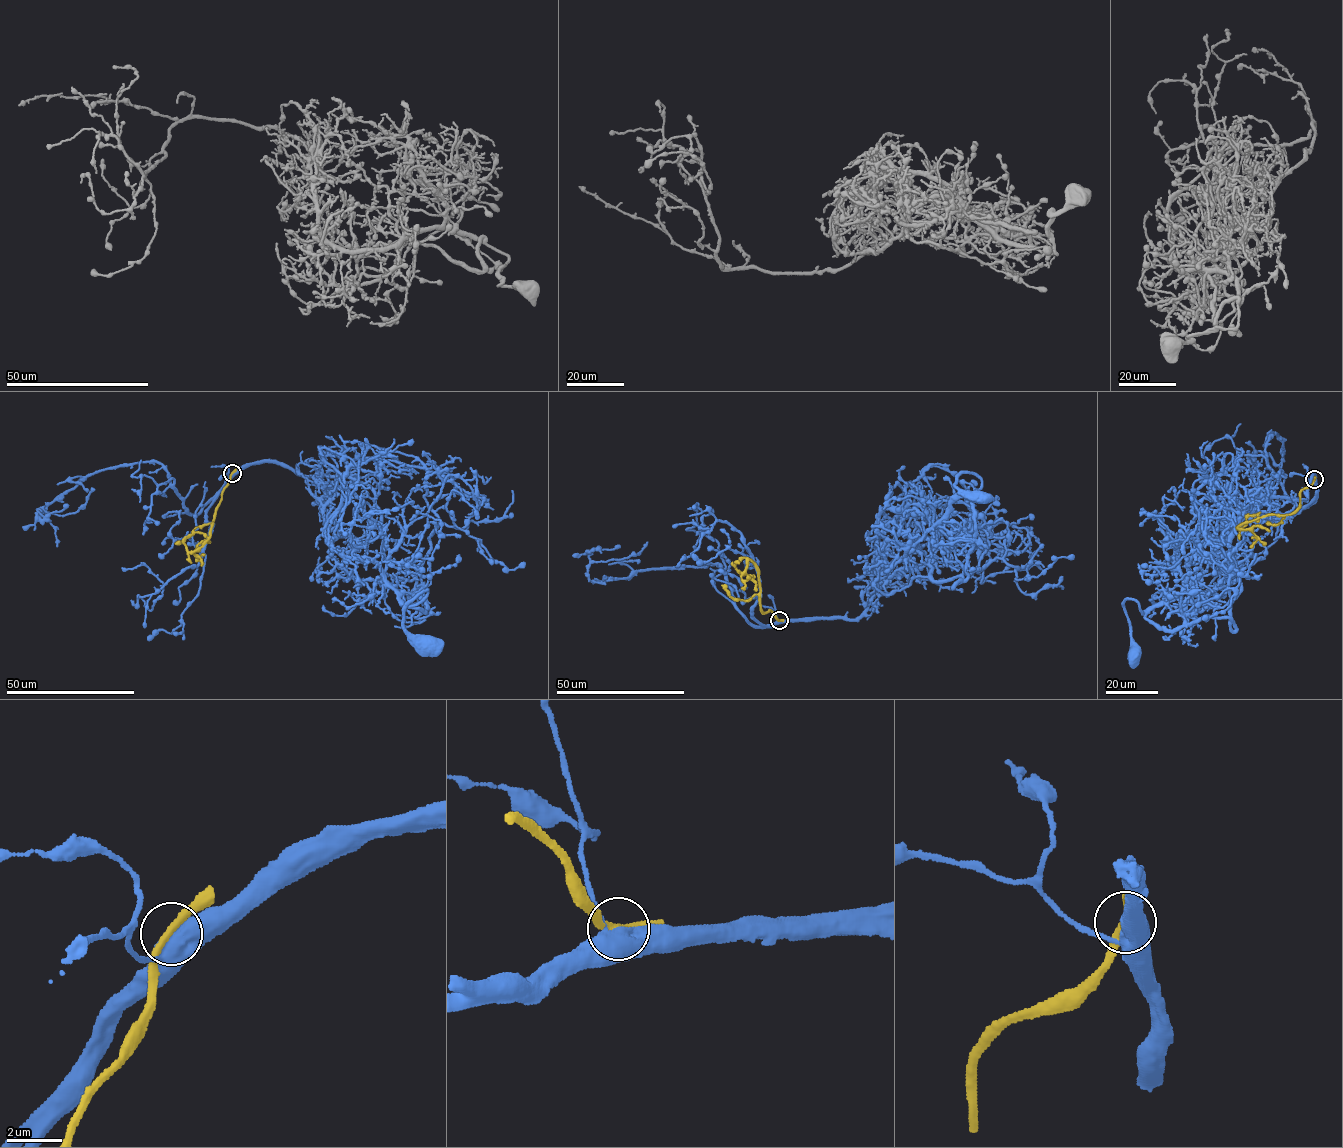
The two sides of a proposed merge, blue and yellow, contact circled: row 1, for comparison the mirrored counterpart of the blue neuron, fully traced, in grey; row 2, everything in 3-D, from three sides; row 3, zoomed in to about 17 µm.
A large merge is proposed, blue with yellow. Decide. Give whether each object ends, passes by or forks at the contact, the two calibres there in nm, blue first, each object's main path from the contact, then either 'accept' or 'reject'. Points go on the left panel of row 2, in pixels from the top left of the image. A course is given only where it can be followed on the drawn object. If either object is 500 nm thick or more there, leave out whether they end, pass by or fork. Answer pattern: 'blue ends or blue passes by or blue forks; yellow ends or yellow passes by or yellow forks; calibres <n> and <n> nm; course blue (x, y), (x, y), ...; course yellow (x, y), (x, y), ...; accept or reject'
calibres 500 and 280 nm; course blue (232, 473), (280, 462), (337, 477), (325, 537), (368, 557), (404, 603), (427, 590), (403, 620), (426, 643); course yellow (232, 473), (222, 493), (209, 536), (200, 547), (188, 551), (184, 541), (196, 532), (206, 537); reject

